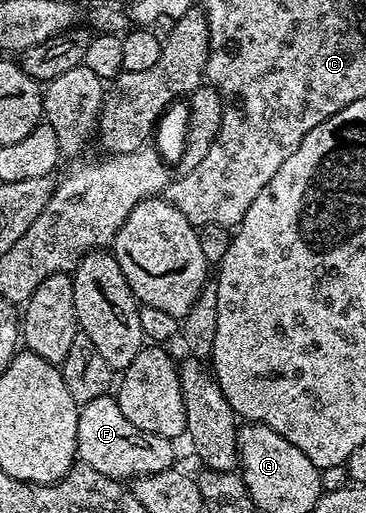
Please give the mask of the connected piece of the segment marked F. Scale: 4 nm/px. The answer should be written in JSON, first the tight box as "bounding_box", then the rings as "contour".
{"bounding_box":[75,394,176,481],"contour":[[[110,394],[97,397],[79,408],[75,450],[78,462],[93,465],[97,473],[108,475],[111,479],[134,481],[141,475],[172,470],[176,466],[175,446],[172,440],[157,433],[145,433],[145,429],[137,429],[137,425],[133,425],[133,421],[121,413],[118,398]]]}

